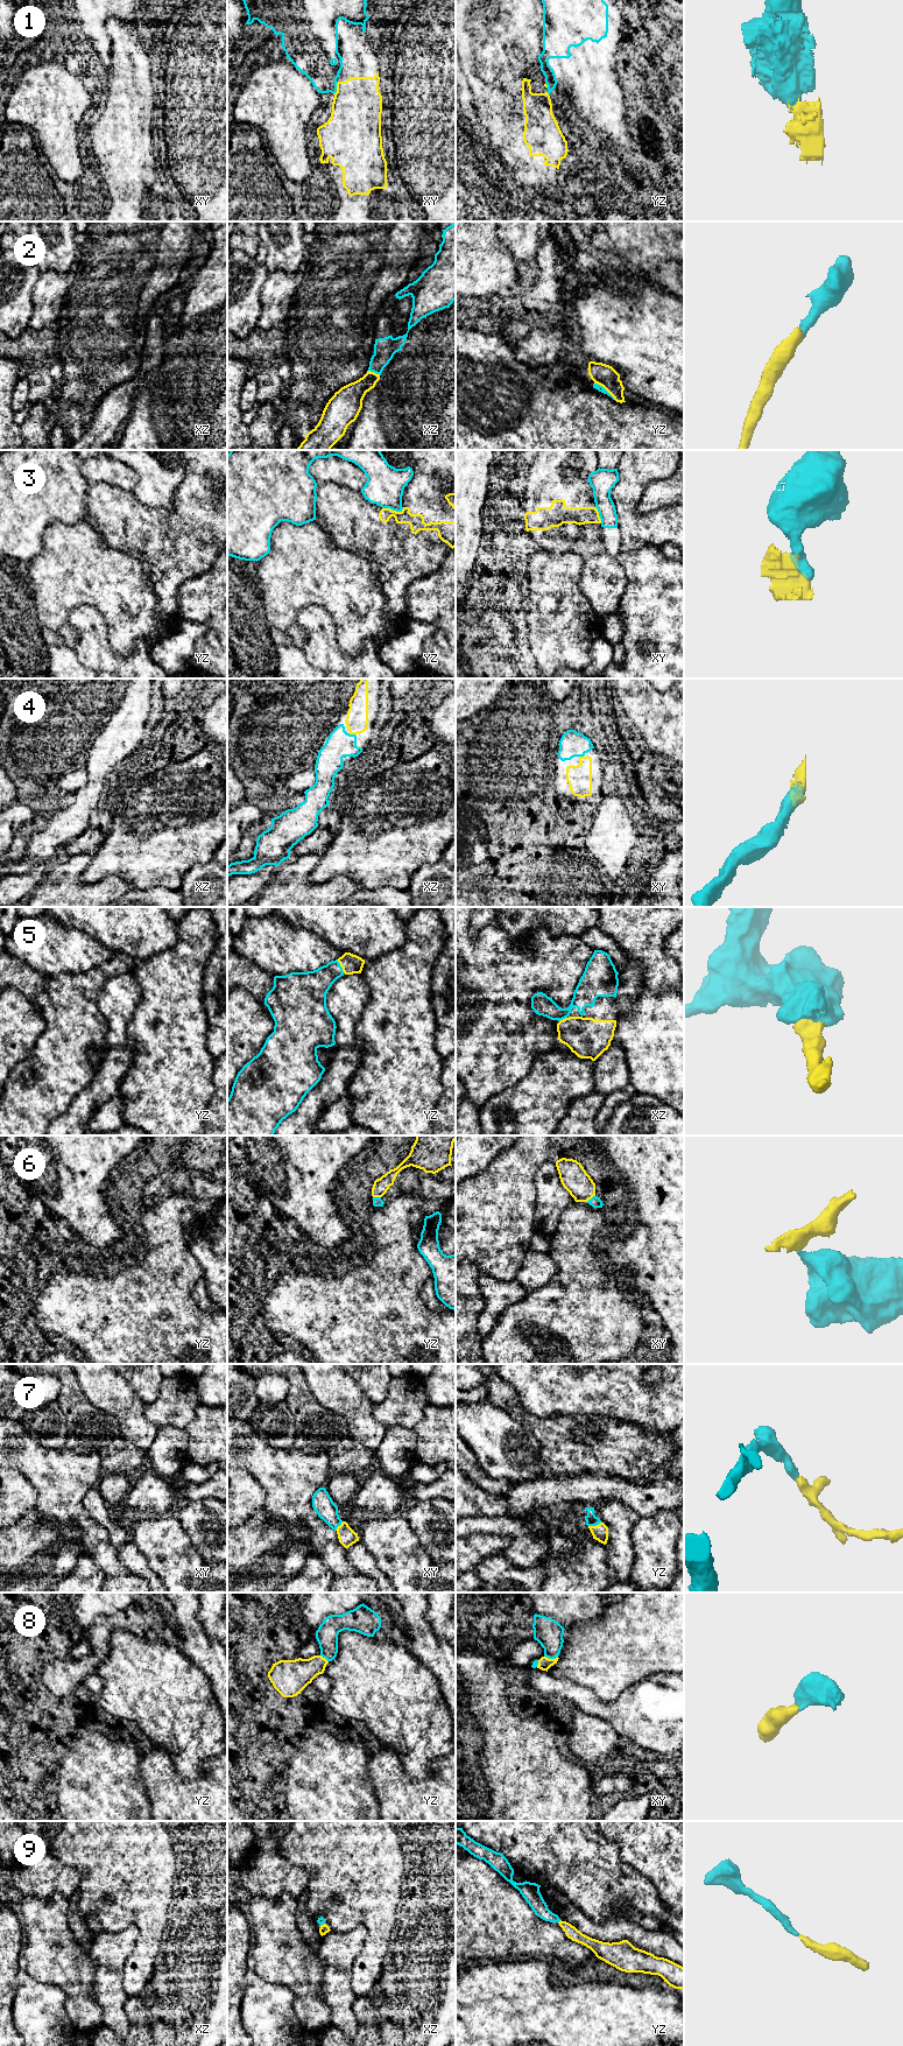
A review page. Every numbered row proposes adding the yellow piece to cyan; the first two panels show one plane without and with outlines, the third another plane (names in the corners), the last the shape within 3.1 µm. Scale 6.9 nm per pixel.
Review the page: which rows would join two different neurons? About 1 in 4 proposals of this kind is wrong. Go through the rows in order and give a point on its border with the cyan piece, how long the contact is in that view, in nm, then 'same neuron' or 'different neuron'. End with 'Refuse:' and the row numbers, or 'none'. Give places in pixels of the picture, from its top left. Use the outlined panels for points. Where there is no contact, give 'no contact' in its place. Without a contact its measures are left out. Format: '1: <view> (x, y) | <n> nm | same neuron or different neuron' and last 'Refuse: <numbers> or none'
1: xy (336, 88) | 90 nm | different neuron
2: yz (605, 389) | 180 nm | same neuron
3: yz (393, 510) | 150 nm | different neuron
4: xz (352, 735) | 60 nm | same neuron
5: yz (340, 967) | 110 nm | same neuron
6: xy (591, 1199) | 80 nm | different neuron
7: yz (594, 1525) | 100 nm | same neuron
8: xy (551, 1658) | 100 nm | same neuron
9: xz (322, 1924) | 40 nm | same neuron
Refuse: 1, 3, 6

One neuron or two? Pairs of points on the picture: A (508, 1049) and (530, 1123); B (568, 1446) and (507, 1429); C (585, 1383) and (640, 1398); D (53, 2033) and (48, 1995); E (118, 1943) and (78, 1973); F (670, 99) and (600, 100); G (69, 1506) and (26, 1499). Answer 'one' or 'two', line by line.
A: two
B: two
C: one
D: one
E: two
F: one
G: two

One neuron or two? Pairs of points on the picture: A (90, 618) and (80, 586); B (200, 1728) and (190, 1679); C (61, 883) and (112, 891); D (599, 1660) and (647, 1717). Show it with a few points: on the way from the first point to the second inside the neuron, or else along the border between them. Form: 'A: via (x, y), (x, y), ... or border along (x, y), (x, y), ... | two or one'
A: border along (97, 609), (78, 605), (70, 612), (66, 624) | two
B: via (190, 1716), (190, 1691) | one
C: via (73, 891), (99, 891) | one
D: border along (648, 1674), (609, 1702), (598, 1696) | two

